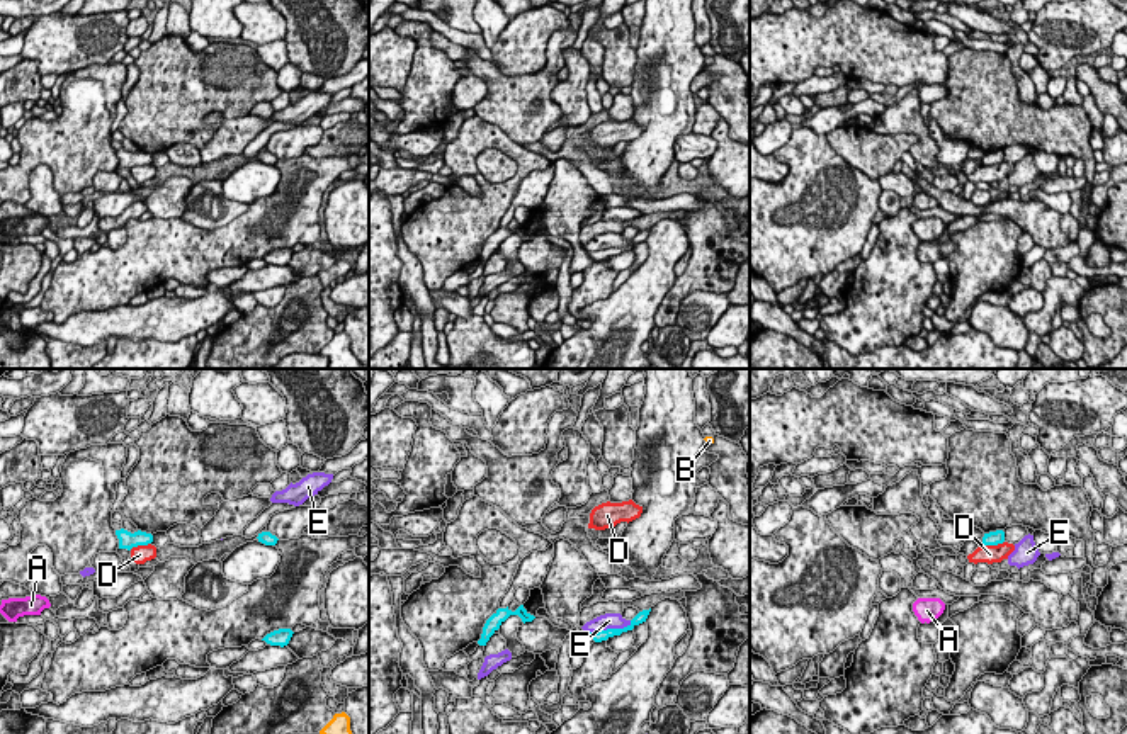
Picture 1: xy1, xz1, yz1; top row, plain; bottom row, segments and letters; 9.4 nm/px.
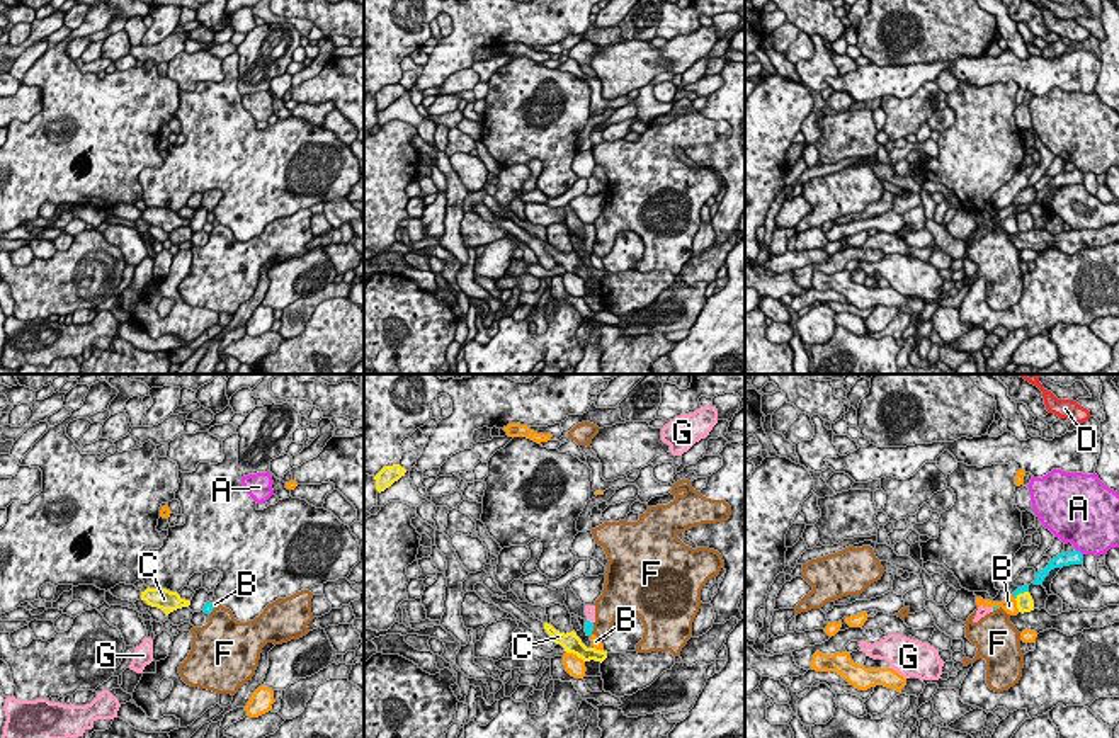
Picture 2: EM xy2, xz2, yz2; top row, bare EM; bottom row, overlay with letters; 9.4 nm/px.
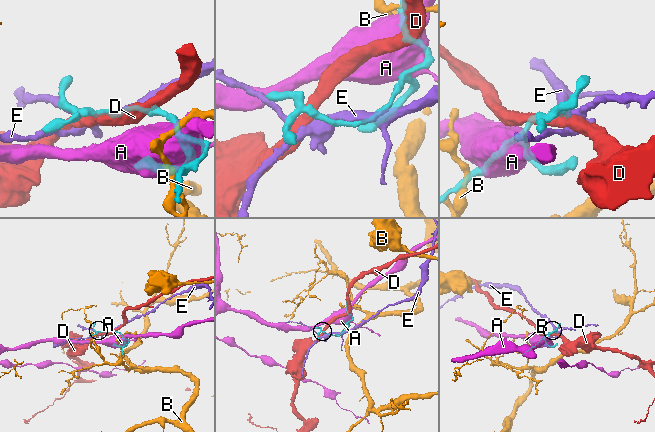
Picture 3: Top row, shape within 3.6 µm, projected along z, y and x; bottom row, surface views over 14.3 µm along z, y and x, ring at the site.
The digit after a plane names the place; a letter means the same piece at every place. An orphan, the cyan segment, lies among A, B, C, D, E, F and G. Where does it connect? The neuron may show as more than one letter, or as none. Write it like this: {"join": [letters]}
{"join": ["G"]}

